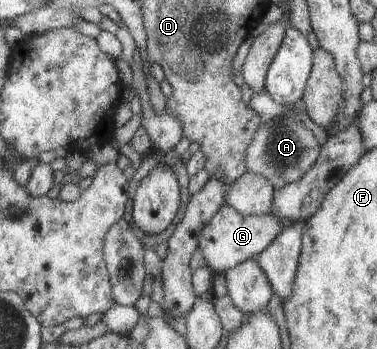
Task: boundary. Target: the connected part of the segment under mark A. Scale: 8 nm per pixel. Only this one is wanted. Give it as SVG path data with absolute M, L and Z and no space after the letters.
M288 115L263 118L258 121L253 141L246 149L246 166L249 172L264 176L276 190L280 190L305 176L318 161L321 149L316 136L298 118Z

